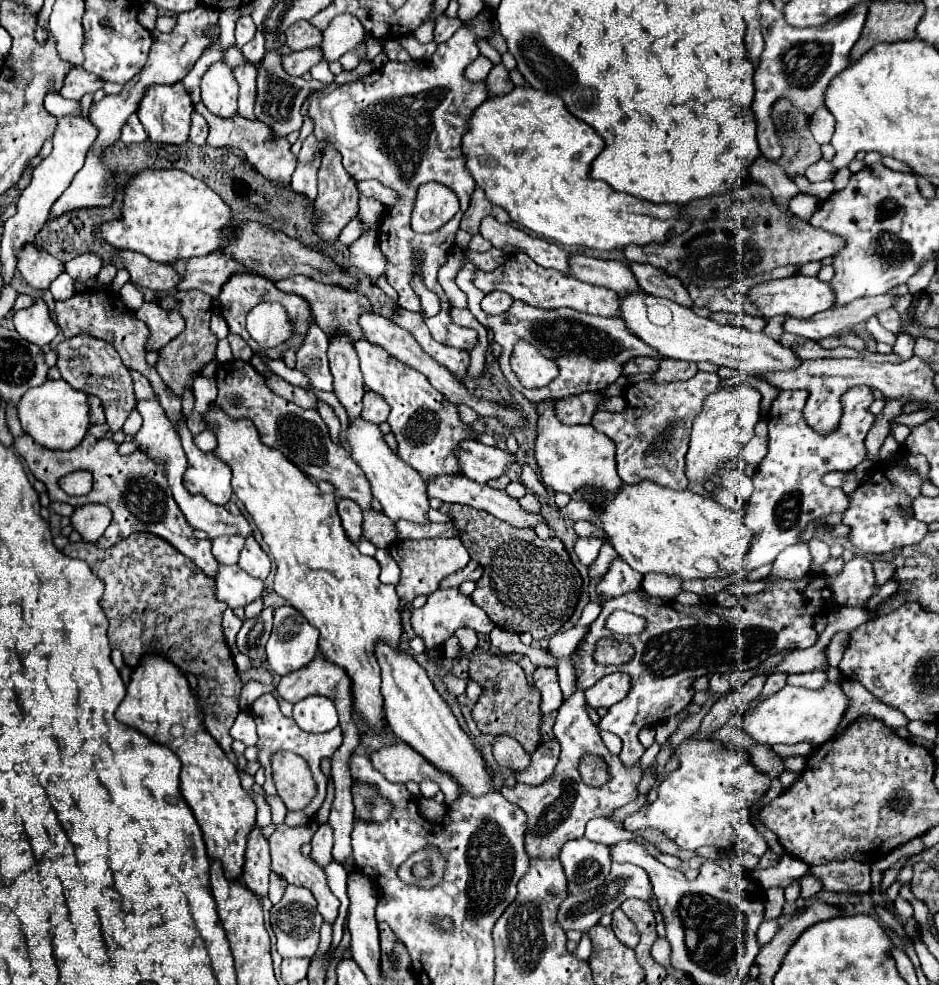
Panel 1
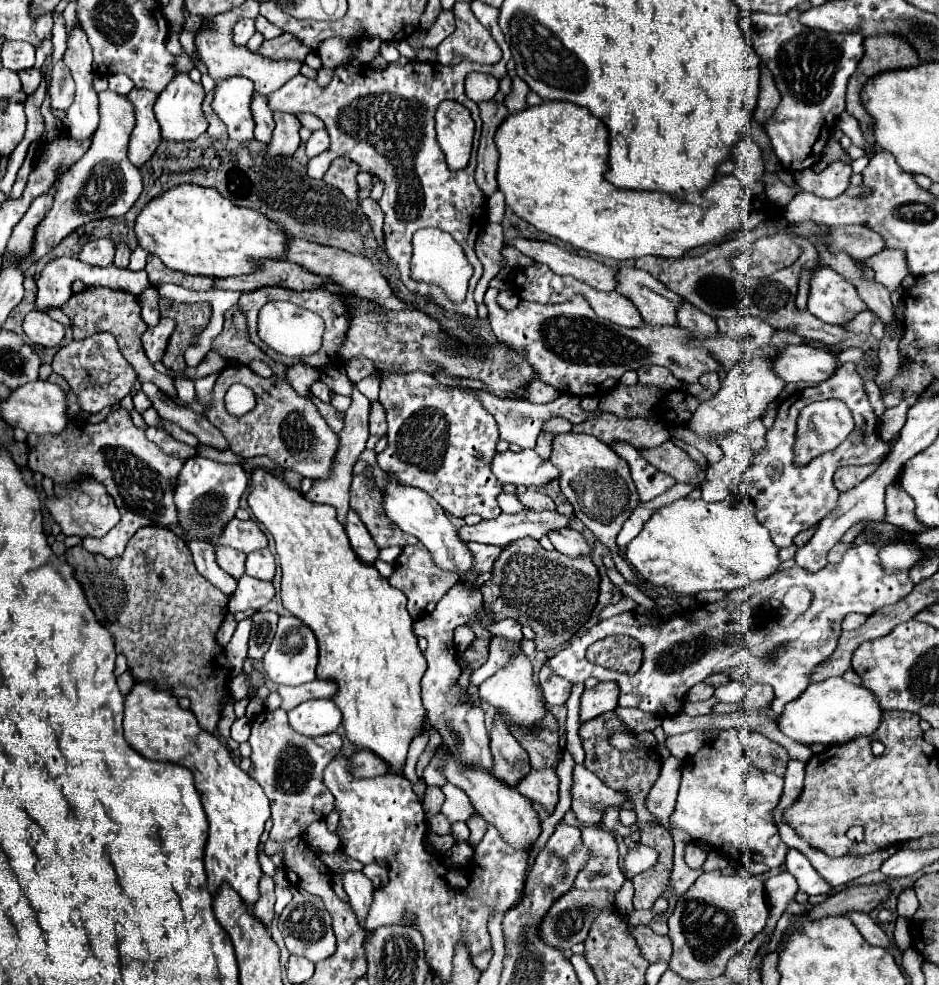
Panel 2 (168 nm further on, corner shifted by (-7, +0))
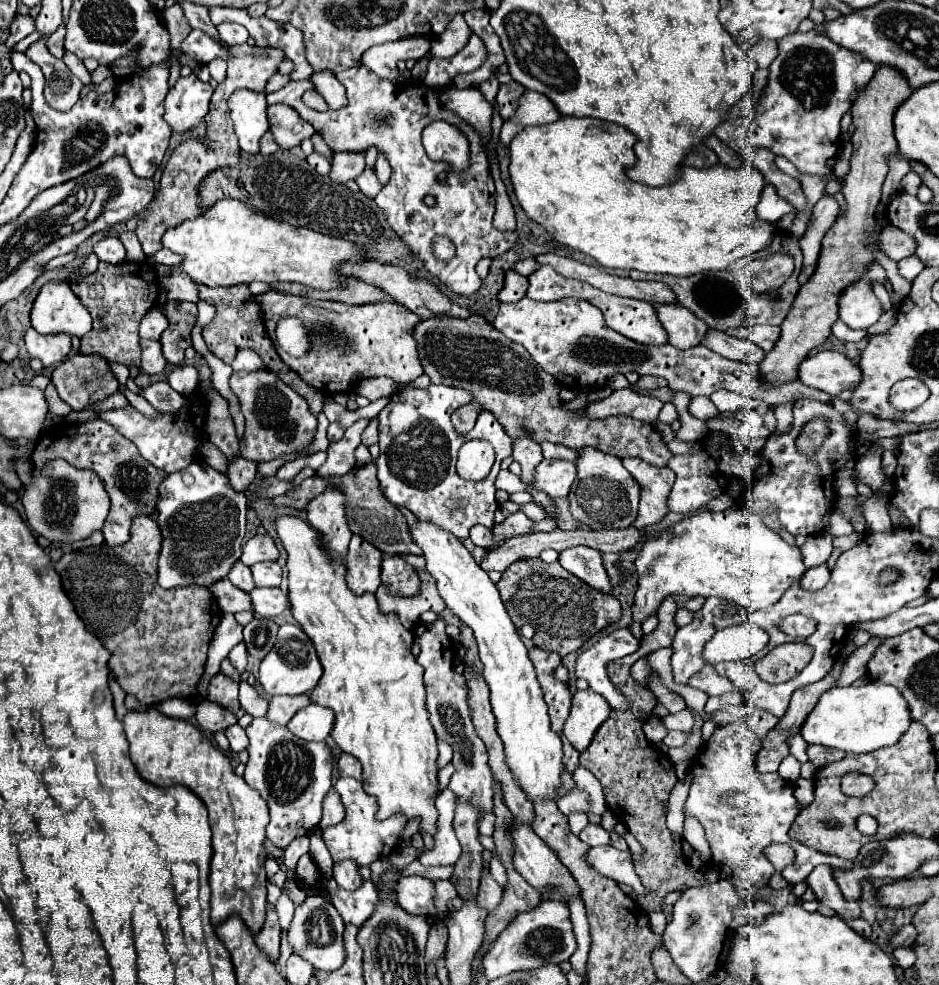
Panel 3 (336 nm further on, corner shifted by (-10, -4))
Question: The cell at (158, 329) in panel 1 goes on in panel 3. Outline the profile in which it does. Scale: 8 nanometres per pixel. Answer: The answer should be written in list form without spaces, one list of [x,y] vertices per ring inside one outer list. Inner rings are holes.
[[[142,339],[142,363],[140,369],[148,375],[158,375],[166,367],[166,359],[162,355],[162,345],[156,339]]]

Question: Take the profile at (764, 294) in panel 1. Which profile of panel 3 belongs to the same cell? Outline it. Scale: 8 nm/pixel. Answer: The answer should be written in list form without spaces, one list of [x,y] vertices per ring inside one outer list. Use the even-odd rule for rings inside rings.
[[[854,281],[840,293],[838,321],[852,329],[868,329],[882,315],[880,301],[876,299],[872,285],[866,281]]]

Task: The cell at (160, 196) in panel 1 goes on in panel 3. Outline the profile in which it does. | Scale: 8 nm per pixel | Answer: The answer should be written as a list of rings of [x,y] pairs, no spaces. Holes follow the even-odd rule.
[[[234,199],[216,201],[204,215],[168,229],[162,237],[162,245],[182,257],[180,269],[190,275],[192,281],[208,287],[248,285],[252,281],[296,281],[306,287],[334,289],[342,285],[336,265],[342,261],[364,259],[364,253],[350,241],[320,235],[306,227],[292,227]]]

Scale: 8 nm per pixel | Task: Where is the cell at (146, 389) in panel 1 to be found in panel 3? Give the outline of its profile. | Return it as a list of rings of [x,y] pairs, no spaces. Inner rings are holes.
[[[238,457],[238,461],[228,461],[228,479],[236,489],[246,491],[246,487],[252,483],[250,475],[256,475],[256,463]]]

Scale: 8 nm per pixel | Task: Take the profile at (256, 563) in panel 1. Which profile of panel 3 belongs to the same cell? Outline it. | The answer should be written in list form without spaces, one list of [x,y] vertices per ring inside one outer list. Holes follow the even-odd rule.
[[[264,561],[250,567],[256,587],[278,587],[282,581],[282,569],[276,561]]]

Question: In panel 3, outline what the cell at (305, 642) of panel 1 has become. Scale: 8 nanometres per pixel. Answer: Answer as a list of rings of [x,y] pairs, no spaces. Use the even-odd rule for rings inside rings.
[[[282,625],[276,645],[260,663],[258,683],[268,695],[300,695],[310,693],[322,675],[322,665],[310,637],[298,625]]]

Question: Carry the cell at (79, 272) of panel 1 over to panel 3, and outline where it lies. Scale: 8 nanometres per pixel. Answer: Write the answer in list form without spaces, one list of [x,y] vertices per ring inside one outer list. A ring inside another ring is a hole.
[[[106,237],[102,241],[98,241],[94,245],[94,253],[98,255],[98,259],[102,263],[110,263],[110,265],[118,265],[124,261],[124,245],[118,237]]]

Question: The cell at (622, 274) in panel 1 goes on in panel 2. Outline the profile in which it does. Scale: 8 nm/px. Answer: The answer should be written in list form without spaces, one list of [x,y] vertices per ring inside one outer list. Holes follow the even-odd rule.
[[[621,269],[619,289],[621,295],[629,297],[639,309],[641,317],[649,325],[677,325],[677,311],[681,307],[681,297],[661,285],[647,271]]]

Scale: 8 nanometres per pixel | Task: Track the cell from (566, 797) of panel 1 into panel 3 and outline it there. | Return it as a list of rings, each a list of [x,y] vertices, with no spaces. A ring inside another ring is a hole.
[[[572,813],[572,815],[568,815],[567,817],[570,831],[576,836],[578,836],[580,831],[590,823],[586,813]]]

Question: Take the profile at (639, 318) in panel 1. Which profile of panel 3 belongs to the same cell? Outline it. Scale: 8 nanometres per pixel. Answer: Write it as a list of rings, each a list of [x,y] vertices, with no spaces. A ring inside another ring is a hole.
[[[820,351],[800,363],[798,379],[808,387],[840,395],[844,389],[860,383],[860,367],[838,351]]]

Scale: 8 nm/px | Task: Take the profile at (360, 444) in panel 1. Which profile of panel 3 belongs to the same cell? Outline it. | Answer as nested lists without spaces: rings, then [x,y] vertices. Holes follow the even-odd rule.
[[[416,521],[416,525],[410,527],[410,535],[422,549],[426,569],[436,579],[446,607],[474,631],[480,661],[484,663],[482,677],[490,687],[490,703],[496,715],[498,735],[506,747],[506,763],[510,771],[530,801],[556,799],[556,787],[560,787],[560,773],[564,767],[562,741],[552,731],[548,705],[544,703],[528,649],[516,633],[496,585],[452,533],[444,533],[444,529],[438,529],[438,525],[430,525],[428,521]]]

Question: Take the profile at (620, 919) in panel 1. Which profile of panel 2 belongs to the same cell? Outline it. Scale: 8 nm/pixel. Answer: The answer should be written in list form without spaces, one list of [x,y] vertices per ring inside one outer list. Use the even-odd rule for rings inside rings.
[[[631,927],[631,933],[637,937],[637,945],[643,953],[643,957],[649,963],[669,963],[671,959],[671,939],[653,933],[649,927]]]

